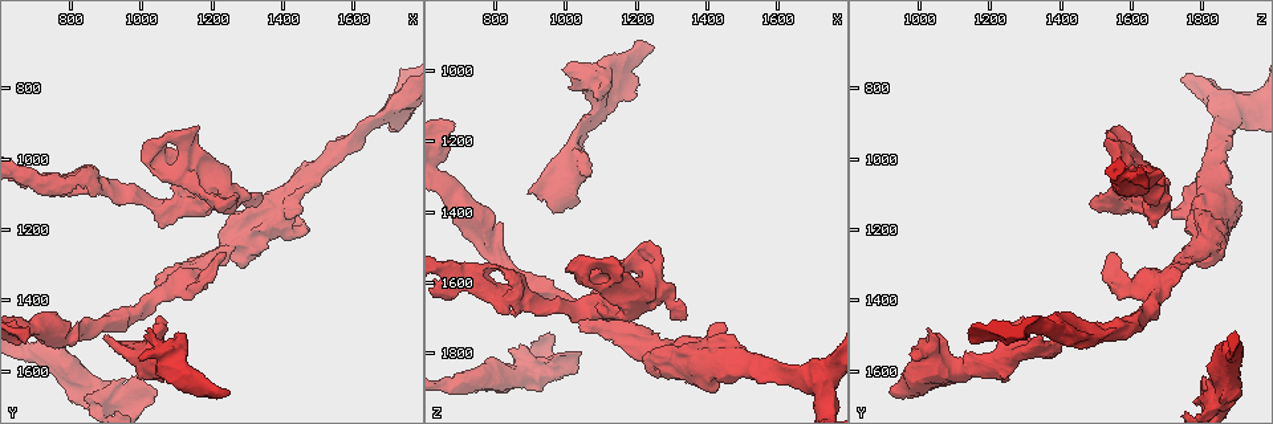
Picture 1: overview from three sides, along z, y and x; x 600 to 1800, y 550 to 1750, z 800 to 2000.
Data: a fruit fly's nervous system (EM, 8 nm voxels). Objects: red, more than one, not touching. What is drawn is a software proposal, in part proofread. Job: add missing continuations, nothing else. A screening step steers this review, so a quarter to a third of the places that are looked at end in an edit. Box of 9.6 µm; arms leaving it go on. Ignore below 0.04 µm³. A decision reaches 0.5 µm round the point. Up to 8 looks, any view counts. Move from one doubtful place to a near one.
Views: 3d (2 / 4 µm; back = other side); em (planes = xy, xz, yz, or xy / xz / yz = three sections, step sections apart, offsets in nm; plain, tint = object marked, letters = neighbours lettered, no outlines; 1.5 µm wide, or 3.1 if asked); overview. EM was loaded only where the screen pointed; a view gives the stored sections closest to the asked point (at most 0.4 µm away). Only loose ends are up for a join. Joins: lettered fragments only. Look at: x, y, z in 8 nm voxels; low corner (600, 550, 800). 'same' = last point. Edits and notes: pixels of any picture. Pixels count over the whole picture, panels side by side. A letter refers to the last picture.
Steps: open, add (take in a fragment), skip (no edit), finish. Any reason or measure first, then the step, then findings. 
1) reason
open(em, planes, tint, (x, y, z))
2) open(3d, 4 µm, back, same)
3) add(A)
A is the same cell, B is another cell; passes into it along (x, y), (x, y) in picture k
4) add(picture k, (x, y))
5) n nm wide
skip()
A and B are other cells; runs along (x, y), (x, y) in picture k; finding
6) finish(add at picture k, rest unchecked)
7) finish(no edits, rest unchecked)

free end
open(3d, 2 µm, (1170, 910, 1570))

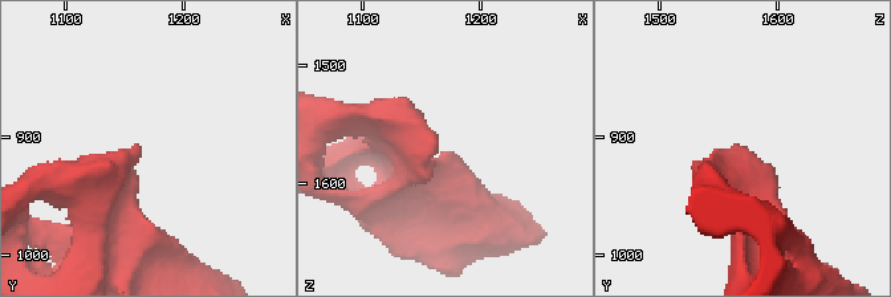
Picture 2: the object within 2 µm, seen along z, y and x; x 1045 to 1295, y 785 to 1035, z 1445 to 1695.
now the EM
open(em, yz, step 4, tint, (1160, 904, 1566))

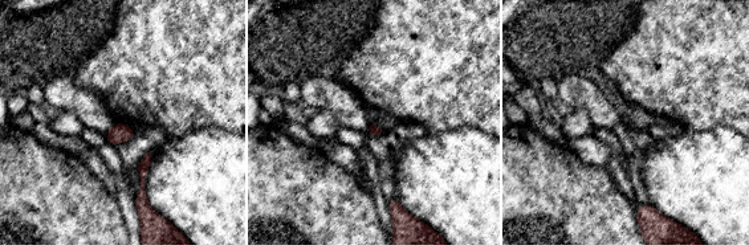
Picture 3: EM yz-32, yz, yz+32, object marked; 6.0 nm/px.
open(em, planes, letters, same)

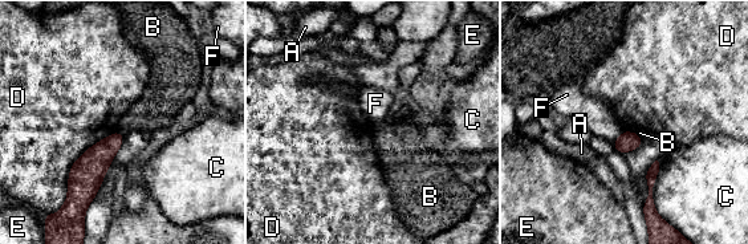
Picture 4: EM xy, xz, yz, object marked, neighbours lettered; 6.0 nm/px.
D touches over 550 nm
skip()
A, B, C, D, E and F are other cells; border along (118, 130), (72, 165), (64, 202) in picture 4; none of them fits

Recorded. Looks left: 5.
free end
open(3d, 4 µm, (1560, 940, 1880))

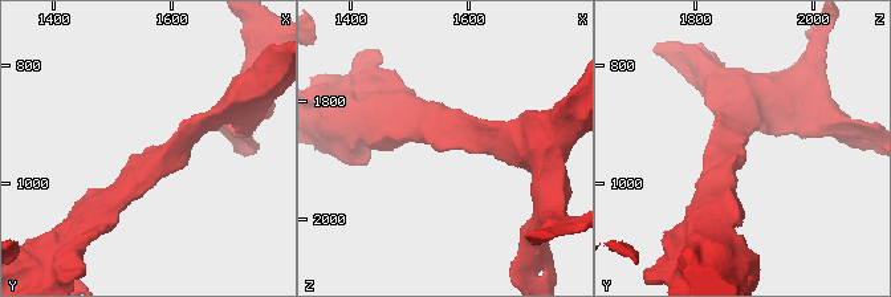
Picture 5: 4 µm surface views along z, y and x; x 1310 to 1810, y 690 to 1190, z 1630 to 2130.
need the tissue
open(em, yz, step 8, tint, (1550, 940, 1880))

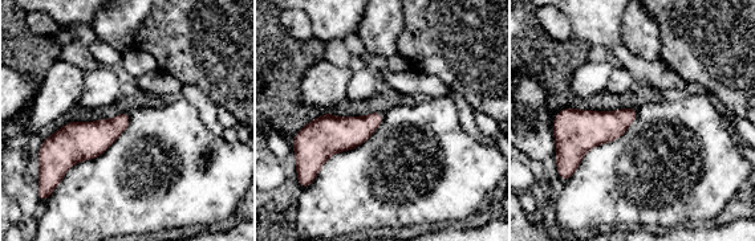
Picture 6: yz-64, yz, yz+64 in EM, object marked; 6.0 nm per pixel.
open(em, planes, letters, same)

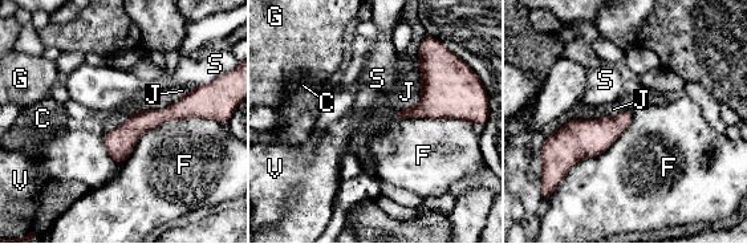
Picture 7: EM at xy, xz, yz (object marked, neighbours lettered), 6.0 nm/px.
skip()
C, F, G, J, S and V are other cells; runs along (197, 93), (112, 151) in picture 7; no lettered fragment goes on from it

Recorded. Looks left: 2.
an open end
open(em, planes, letters, (1320, 1140, 1710))

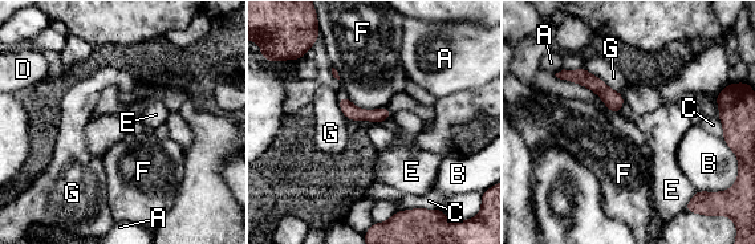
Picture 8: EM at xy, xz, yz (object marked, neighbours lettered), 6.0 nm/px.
skip()
A, B, C, D, E, F and G are other cells; border along (341, 94), (364, 109), (388, 108) in picture 8; no lettered fragment goes on from it

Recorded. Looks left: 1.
finish(no edits, rest unchecked)

